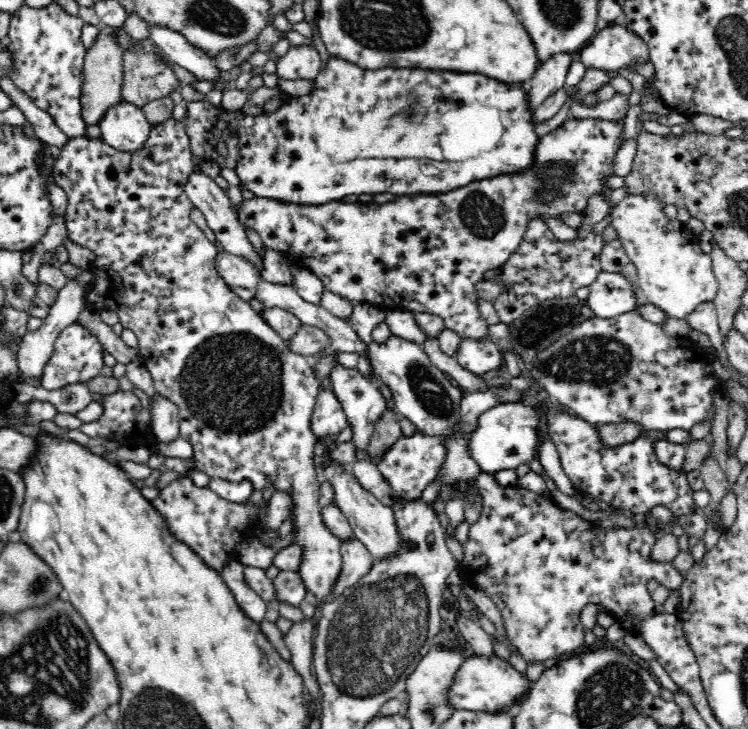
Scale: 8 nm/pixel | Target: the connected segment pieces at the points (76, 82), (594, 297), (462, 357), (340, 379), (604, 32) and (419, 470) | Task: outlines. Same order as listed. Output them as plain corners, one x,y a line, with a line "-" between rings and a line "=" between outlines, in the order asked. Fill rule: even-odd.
48,3
41,9
21,6
11,13
6,39
13,56
10,80
28,94
38,108
48,112
68,138
86,135
88,126
82,118
80,104
86,50
81,40
84,23
81,17
66,13
58,3
=
603,271
589,288
588,307
597,318
615,318
637,309
635,286
622,274
=
463,338
454,356
462,368
476,375
504,366
501,345
495,340
=
338,364
332,367
330,379
334,396
336,396
342,405
347,423
350,428
352,428
351,441
355,446
355,458
353,462
362,460
362,458
366,460
366,446
368,446
368,442
370,442
370,436
372,436
375,424
378,422
380,416
382,416
384,409
388,408
379,390
381,384
378,370
373,370
367,378
364,378
356,368
349,370
349,368
342,367
342,365
=
620,22
597,31
591,42
576,55
586,68
603,71
638,68
649,60
649,48
635,32
=
422,431
407,437
402,435
375,464
398,498
411,501
420,499
423,490
436,478
438,468
446,460
446,445
442,435
426,435

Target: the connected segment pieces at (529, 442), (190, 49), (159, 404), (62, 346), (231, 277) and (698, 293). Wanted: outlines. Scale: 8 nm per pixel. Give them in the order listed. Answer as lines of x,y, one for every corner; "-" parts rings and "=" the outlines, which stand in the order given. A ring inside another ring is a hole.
521,401
497,404
478,417
467,451
484,473
515,469
536,460
537,448
545,431
544,424
542,414
535,406
523,405
=
149,26
150,39
168,61
179,64
182,68
194,73
196,80
213,80
217,83
212,88
218,88
224,92
224,83
220,78
220,70
216,68
214,58
204,51
194,47
188,40
172,31
168,27
=
157,393
151,398
149,412
154,440
169,443
180,437
178,407
170,399
=
73,323
58,334
54,342
52,356
48,364
43,368
42,388
52,391
70,386
70,384
86,384
88,380
101,375
101,368
105,365
103,361
103,349
100,341
88,329
80,324
=
219,252
215,260
216,269
220,277
231,287
243,287
249,290
255,288
262,281
262,272
250,260
234,256
228,252
=
627,194
613,208
610,214
611,226
617,230
622,247
638,270
636,286
642,289
648,303
658,307
670,318
685,319
700,304
714,301
719,290
719,283
713,272
711,257
700,249
699,237
677,218
668,219
662,211
665,205
655,194

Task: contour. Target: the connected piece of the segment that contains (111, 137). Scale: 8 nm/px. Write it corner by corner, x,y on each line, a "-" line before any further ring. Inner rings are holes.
122,102
110,106
97,125
106,144
133,153
146,144
152,124
141,107

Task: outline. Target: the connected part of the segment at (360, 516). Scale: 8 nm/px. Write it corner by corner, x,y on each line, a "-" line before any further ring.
326,434
326,436
319,439
320,441
329,442
324,454
316,459
318,463
322,463
322,472
319,473
322,480
328,481
334,489
335,505
346,515
350,528
353,528
353,536
364,543
374,561
396,556
400,552
400,548
402,548
402,537
398,535
393,510
378,501
378,498
374,497
372,493
366,491
358,483
358,479
354,477
350,465
336,462
329,456
338,444
334,442
336,437
336,434

